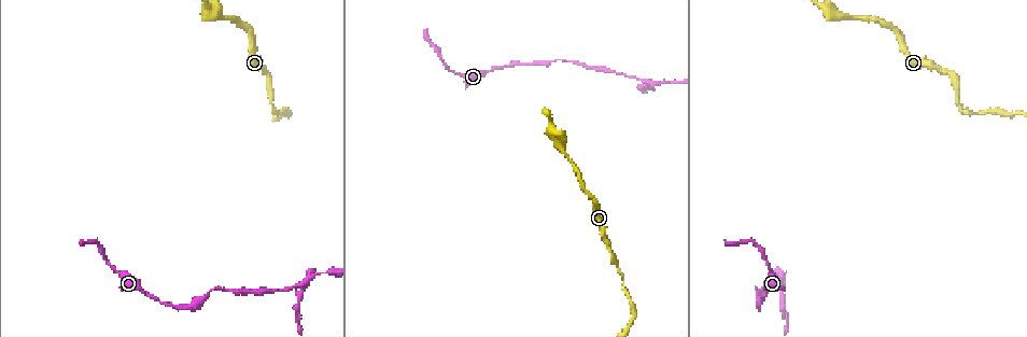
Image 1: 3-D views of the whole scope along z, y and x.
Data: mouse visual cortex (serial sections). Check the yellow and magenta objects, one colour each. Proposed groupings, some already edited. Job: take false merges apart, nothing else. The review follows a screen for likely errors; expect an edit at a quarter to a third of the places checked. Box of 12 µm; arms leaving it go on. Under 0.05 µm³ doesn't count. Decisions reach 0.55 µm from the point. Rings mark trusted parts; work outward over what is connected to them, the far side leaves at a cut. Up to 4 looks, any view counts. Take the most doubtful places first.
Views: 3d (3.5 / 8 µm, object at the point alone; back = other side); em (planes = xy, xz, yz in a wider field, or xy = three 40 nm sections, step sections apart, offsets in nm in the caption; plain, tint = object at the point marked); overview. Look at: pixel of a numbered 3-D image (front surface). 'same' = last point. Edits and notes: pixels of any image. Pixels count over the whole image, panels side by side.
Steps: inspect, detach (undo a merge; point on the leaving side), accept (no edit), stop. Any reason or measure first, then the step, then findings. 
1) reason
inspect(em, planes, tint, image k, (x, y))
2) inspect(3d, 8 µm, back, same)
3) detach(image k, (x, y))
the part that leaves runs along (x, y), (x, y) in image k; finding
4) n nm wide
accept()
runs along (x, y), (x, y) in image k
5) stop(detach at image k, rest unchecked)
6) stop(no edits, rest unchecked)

abrupt turn
inspect(3d, 3.5 µm, back, image 1, (271, 110))

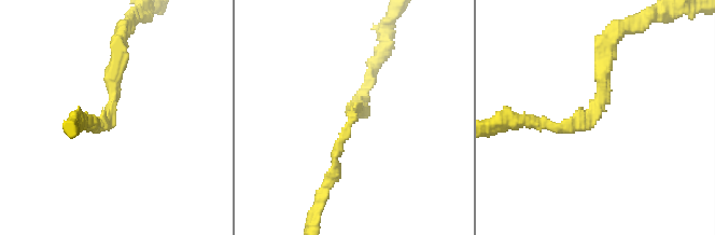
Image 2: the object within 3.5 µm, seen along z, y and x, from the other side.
arms of 150, 250 nm
accept()
runs along (606, 46), (598, 113), (584, 126), (531, 123) in image 2; one cell here

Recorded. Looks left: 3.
thin neck
inspect(3d, 3.5 µm, image 1, (756, 293))

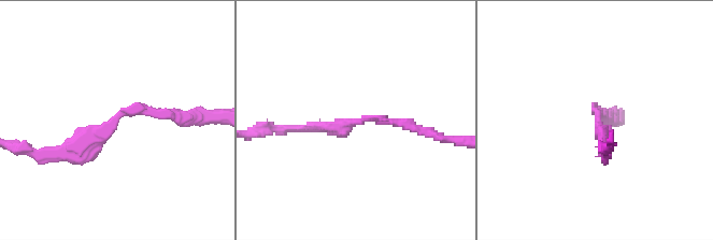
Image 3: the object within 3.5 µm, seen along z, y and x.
arms of 150, 150 nm; now the EM
inspect(em, xy, step 5, tint, image 3, (368, 121))

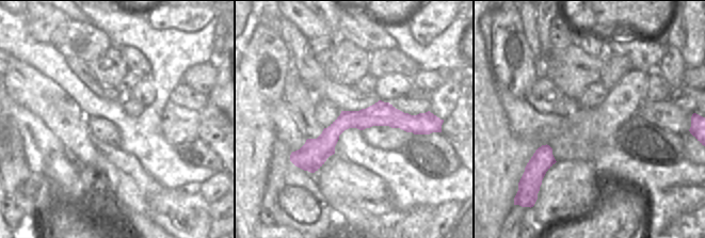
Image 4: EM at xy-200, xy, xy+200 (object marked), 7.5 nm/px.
accept()
runs along (309, 128), (391, 120), (435, 133) in image 3; one cell here

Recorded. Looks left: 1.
stop(no edits, rest unchecked)

